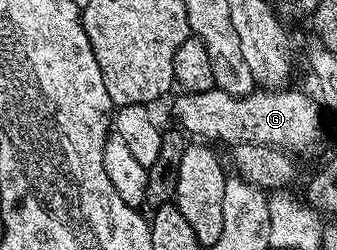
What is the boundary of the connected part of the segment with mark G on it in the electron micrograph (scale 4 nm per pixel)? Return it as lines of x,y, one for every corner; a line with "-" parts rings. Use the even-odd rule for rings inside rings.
259,88
240,98
216,89
196,94
183,92
175,102
175,118
188,135
195,134
191,136
211,144
229,142
228,145
234,147
252,142
275,146
286,152
307,150
315,142
315,121
319,118
321,106
315,98
316,103
309,95
291,89

